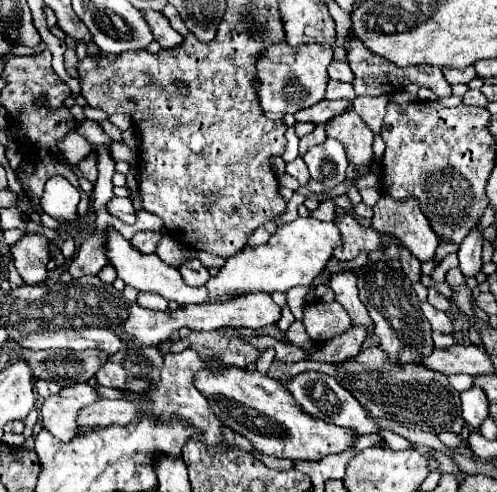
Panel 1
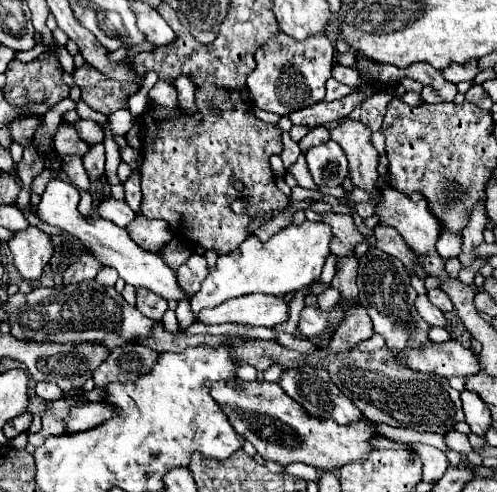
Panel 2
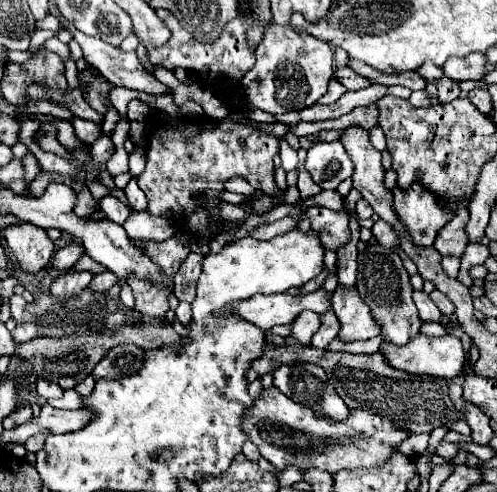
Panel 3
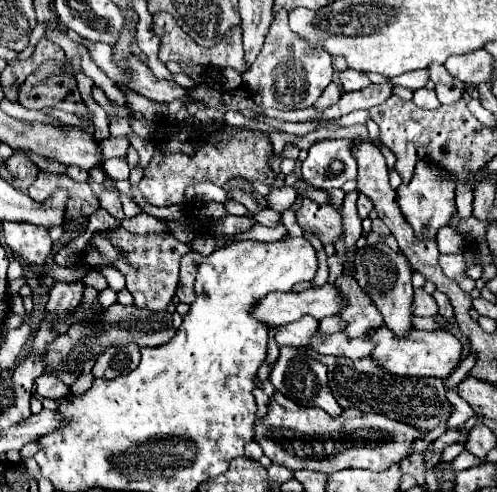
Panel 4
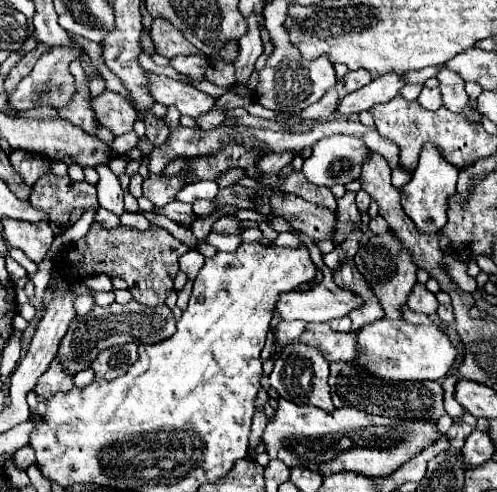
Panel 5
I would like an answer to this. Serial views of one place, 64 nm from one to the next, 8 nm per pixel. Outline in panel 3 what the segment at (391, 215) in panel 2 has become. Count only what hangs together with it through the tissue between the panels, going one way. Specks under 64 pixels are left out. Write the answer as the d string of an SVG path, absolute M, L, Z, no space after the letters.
M414 180L414 184L406 190L394 188L392 192L396 214L418 246L432 246L438 230L454 218L454 212L448 212L448 208L444 208L440 200L418 180Z

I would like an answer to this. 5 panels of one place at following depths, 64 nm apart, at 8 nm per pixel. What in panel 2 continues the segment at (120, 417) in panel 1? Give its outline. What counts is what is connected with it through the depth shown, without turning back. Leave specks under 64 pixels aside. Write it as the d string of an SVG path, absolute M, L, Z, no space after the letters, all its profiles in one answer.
M104 402L82 404L80 408L72 408L72 412L68 412L68 420L64 420L64 430L66 434L82 432L112 418L112 414L114 414L114 408L110 408Z

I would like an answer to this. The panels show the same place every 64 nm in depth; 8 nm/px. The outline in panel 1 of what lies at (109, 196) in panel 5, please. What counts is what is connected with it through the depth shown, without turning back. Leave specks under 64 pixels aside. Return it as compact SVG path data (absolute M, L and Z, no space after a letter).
M112 198L108 204L106 204L106 210L116 216L118 220L126 222L126 224L134 224L136 222L136 210L132 206L132 202L128 198Z

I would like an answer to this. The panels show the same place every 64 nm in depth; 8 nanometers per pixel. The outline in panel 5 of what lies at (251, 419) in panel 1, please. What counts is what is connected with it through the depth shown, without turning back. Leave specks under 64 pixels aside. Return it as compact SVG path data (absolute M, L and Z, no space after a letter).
M284 398L278 400L278 408L274 420L268 422L262 442L266 442L266 452L270 458L282 460L286 466L302 466L312 472L328 476L336 472L356 472L364 476L388 476L398 470L404 462L410 462L416 454L430 448L438 442L444 434L438 432L436 424L428 424L426 420L404 420L404 418L386 418L386 416L372 416L360 412L356 408L336 408L336 412L324 412L314 406L296 406Z

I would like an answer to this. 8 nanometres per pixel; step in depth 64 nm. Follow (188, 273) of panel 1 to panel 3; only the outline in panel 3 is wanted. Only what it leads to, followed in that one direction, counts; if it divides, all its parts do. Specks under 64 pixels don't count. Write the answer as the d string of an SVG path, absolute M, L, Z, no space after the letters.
M192 252L182 262L182 266L180 266L180 270L178 270L176 278L174 278L174 296L178 300L184 300L184 302L192 302L194 300L194 296L196 296L196 282L198 282L198 276L202 272L202 258L204 256Z

